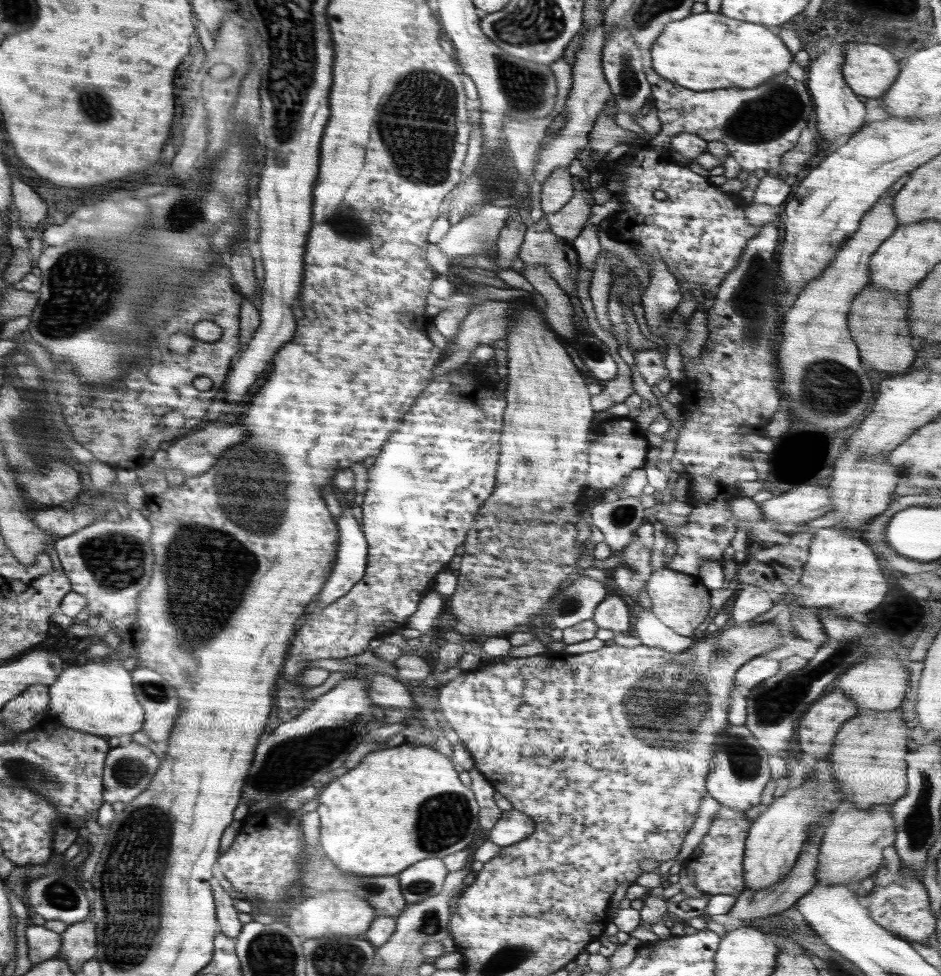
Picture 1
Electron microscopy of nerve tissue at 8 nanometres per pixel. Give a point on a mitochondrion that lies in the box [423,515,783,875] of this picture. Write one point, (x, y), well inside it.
(686, 687)

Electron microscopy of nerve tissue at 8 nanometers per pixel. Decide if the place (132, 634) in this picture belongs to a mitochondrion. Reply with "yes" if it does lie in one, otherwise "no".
no

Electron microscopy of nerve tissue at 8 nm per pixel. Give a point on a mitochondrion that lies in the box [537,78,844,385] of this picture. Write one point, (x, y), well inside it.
(778, 110)

